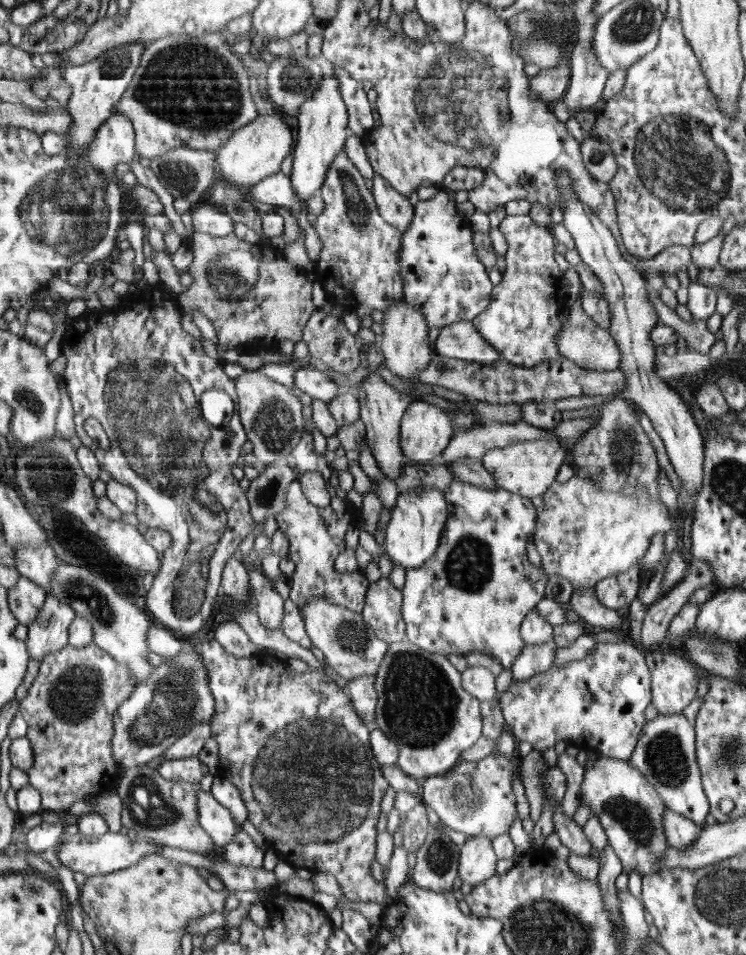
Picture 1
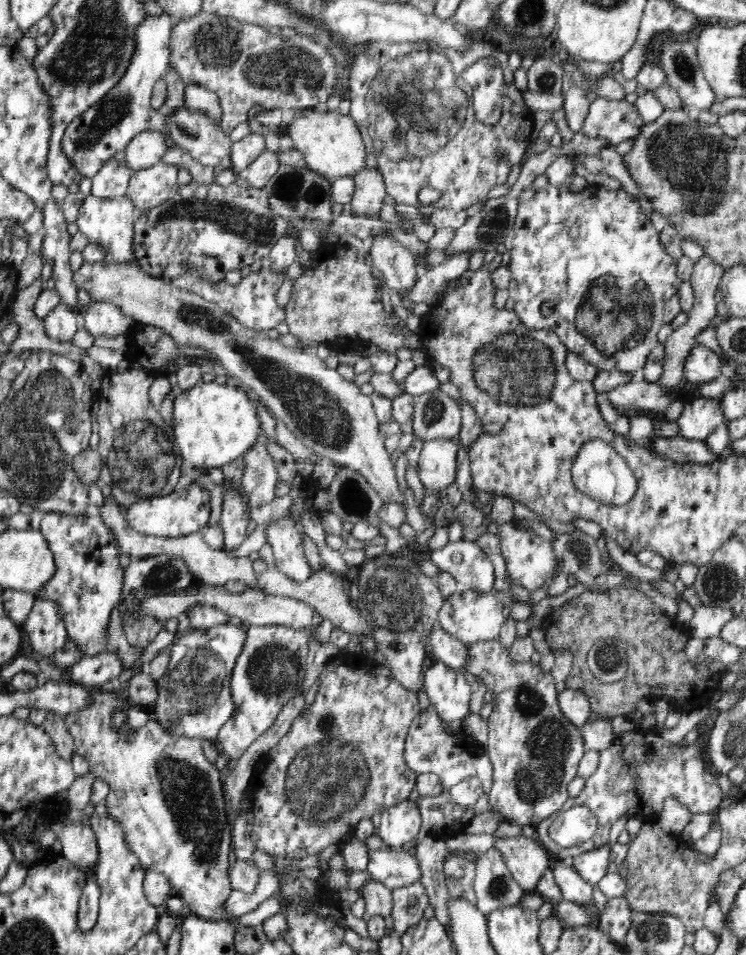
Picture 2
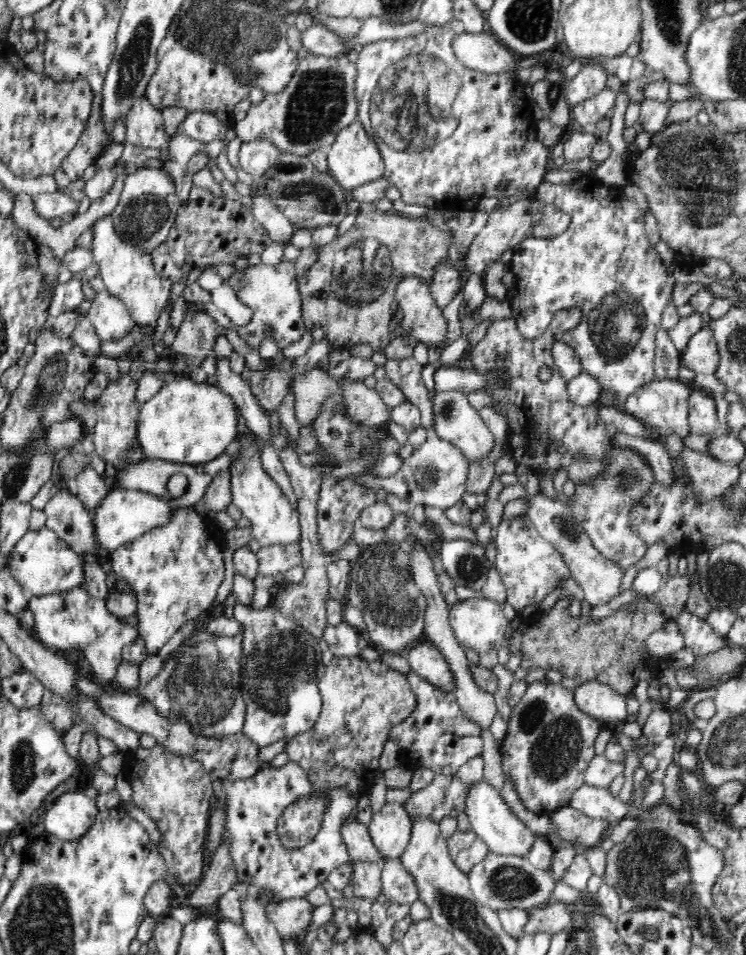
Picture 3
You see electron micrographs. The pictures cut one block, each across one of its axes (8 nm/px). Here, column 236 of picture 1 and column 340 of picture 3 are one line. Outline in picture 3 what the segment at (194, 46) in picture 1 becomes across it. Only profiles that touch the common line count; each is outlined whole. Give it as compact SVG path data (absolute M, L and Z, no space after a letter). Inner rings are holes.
M339 53L338 58L309 54L298 60L294 73L283 89L279 92L266 91L263 101L251 104L246 116L233 124L236 134L242 141L266 137L280 149L280 152L290 154L308 154L318 148L328 150L337 138L337 132L357 120L356 80L357 65L348 62L346 53Z

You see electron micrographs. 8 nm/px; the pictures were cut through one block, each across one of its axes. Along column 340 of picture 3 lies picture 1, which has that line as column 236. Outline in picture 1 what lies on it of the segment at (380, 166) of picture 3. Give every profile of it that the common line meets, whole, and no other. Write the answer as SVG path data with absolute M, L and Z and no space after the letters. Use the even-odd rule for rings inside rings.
M278 114L257 116L253 123L234 131L232 138L215 150L218 177L235 186L249 188L267 176L280 173L280 164L292 146L292 130L278 118Z

